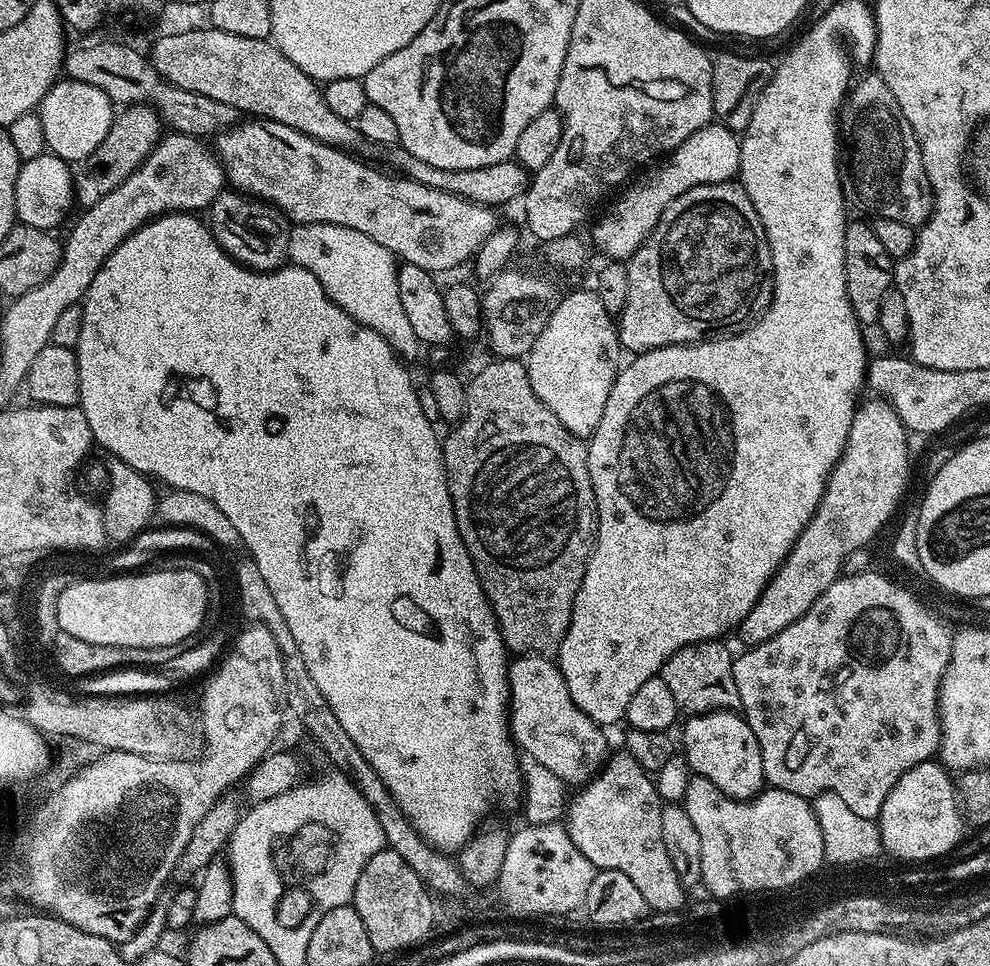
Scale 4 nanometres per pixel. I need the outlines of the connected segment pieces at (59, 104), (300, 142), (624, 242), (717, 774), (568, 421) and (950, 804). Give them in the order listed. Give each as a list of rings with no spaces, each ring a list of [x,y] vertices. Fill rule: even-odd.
[[[67,78],[57,79],[44,96],[38,111],[42,130],[46,134],[47,151],[69,162],[79,162],[94,154],[102,138],[106,138],[114,119],[112,99],[102,94],[98,86],[90,86],[90,82],[78,82]]]
[[[241,119],[215,137],[214,151],[224,167],[227,183],[235,191],[275,205],[293,225],[341,224],[353,228],[374,238],[378,246],[386,246],[386,250],[390,250],[397,261],[422,266],[422,270],[433,274],[448,272],[459,264],[467,265],[498,227],[497,213],[485,204],[475,204],[461,196],[422,186],[400,174],[387,176],[368,164],[359,164],[355,155],[319,144],[298,130],[292,129],[292,136],[286,138],[282,134],[284,126],[264,128],[267,122],[262,119]],[[255,122],[260,128],[252,128]]]
[[[724,123],[707,124],[702,130],[690,134],[690,138],[686,138],[686,142],[682,142],[682,146],[667,153],[659,163],[640,174],[645,174],[645,176],[637,175],[615,197],[617,200],[609,206],[608,213],[593,226],[592,236],[590,235],[591,243],[595,247],[597,244],[613,261],[627,261],[654,230],[658,218],[662,218],[666,206],[670,206],[670,202],[674,202],[674,198],[686,194],[686,190],[694,190],[694,186],[727,184],[735,181],[739,170],[740,136]]]
[[[735,711],[701,712],[689,715],[685,720],[688,721],[684,724],[682,755],[695,775],[710,778],[722,794],[735,800],[750,800],[764,791],[762,750],[758,750],[758,738],[754,738],[754,730],[750,730],[743,715]]]
[[[595,291],[572,292],[561,295],[554,314],[550,314],[550,322],[538,334],[538,342],[529,350],[526,357],[530,386],[534,386],[534,394],[542,398],[542,406],[566,426],[571,436],[591,438],[598,422],[602,422],[602,410],[606,410],[606,398],[610,398],[610,390],[616,381],[616,374],[621,367],[622,349],[617,321],[602,306]]]
[[[936,758],[910,766],[898,778],[894,790],[886,794],[878,827],[883,851],[900,860],[936,860],[947,852],[949,855],[966,835],[966,820],[953,773]]]

